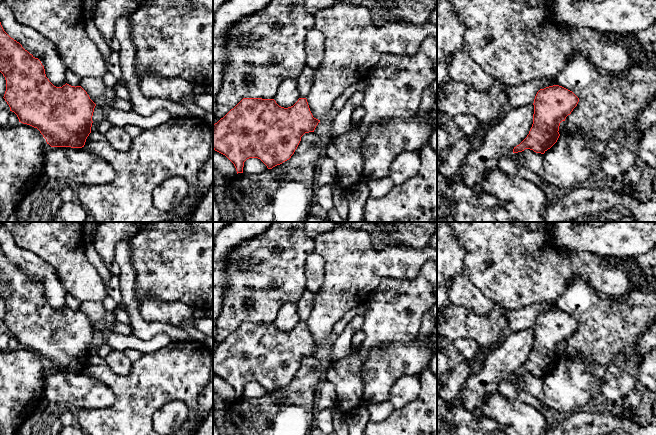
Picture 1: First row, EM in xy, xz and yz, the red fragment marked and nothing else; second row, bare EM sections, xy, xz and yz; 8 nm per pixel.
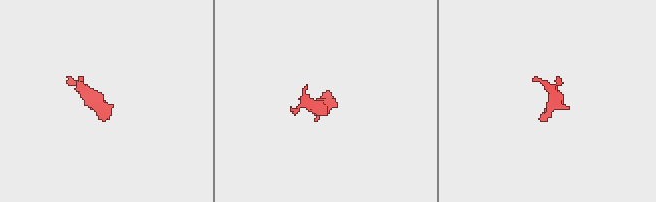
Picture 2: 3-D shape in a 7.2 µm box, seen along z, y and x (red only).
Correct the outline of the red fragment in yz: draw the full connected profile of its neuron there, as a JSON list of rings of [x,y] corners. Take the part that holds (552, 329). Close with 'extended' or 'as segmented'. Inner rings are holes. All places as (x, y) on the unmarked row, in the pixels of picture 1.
[[[553,309],[540,313],[534,323],[534,338],[533,348],[527,361],[513,373],[513,377],[522,376],[525,373],[533,374],[536,377],[544,378],[550,373],[558,364],[559,350],[566,341],[571,338],[573,333],[577,330],[579,322],[570,314]]]; as segmented

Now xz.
[[[243,322],[223,342],[213,349],[213,373],[225,379],[235,390],[237,398],[243,397],[244,386],[249,382],[260,383],[268,393],[289,384],[305,357],[314,356],[320,344],[313,341],[307,323],[299,322],[291,331],[279,330],[274,323]]]; as segmented

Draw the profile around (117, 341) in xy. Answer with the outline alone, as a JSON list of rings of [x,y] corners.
[[[109,332],[106,344],[113,350],[125,351],[135,349],[142,354],[155,352],[171,342],[168,335],[160,333],[150,340],[141,340],[134,334],[124,335],[120,333]]]

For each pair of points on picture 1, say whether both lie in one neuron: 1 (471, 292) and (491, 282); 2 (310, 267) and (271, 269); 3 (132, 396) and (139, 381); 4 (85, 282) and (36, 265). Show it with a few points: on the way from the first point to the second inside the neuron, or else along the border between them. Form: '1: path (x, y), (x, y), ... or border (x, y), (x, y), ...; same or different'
1: border (461, 273), (494, 303); different
2: border (313, 250), (306, 259), (305, 288); different
3: path (136, 392), (139, 389), (139, 385); same
4: border (38, 255), (53, 268), (66, 292); different

